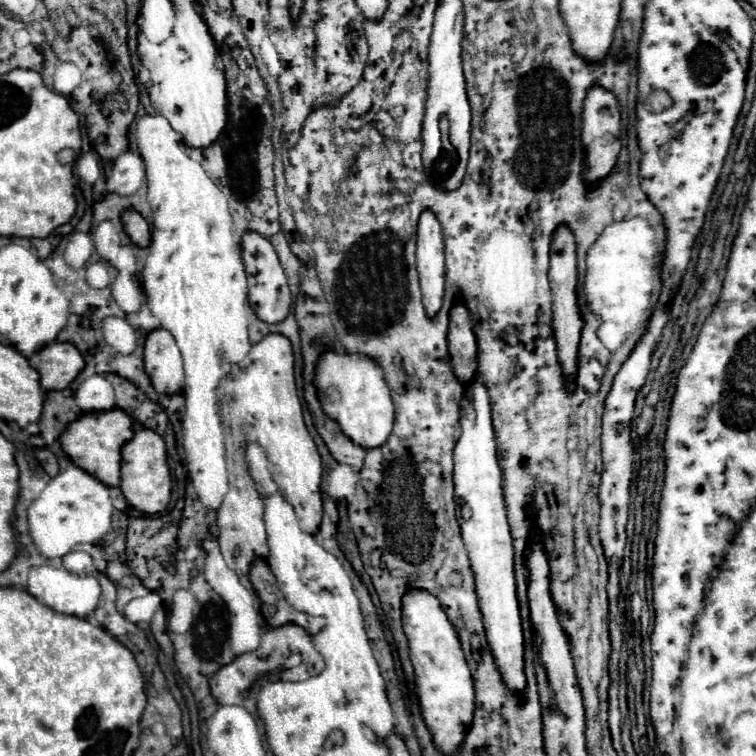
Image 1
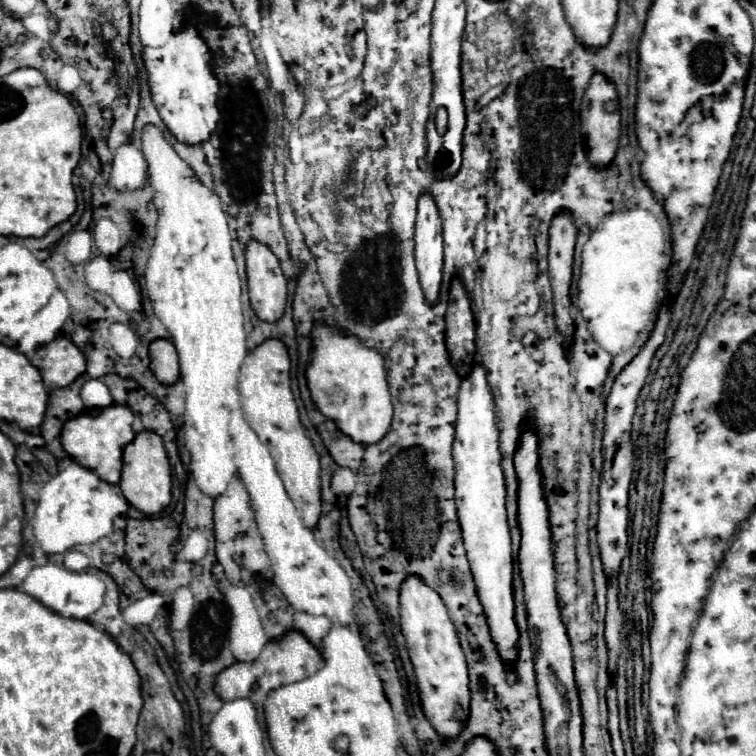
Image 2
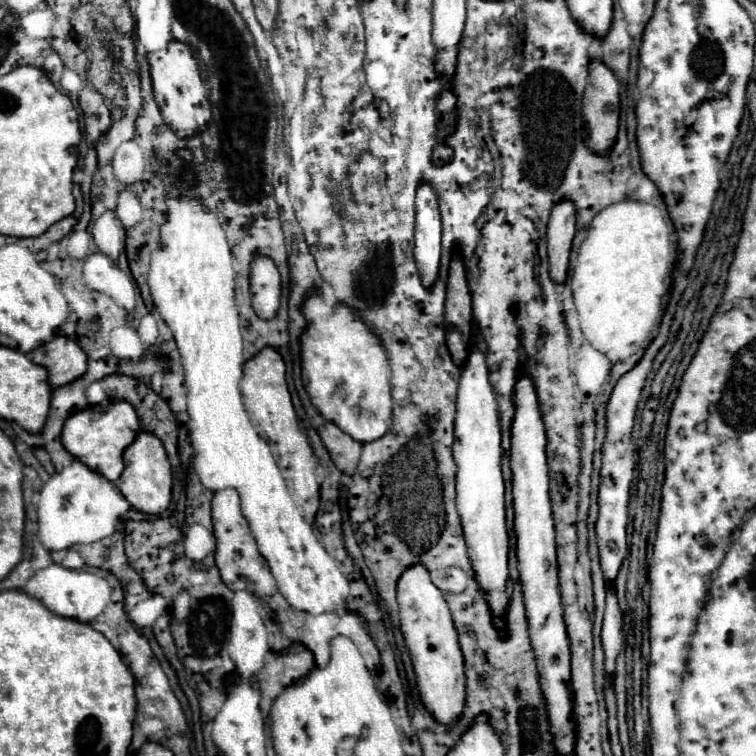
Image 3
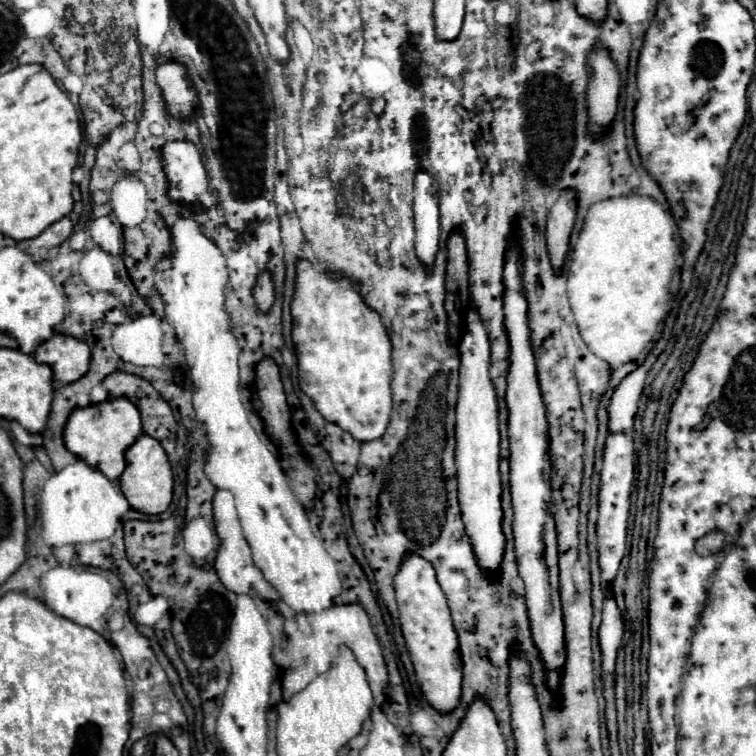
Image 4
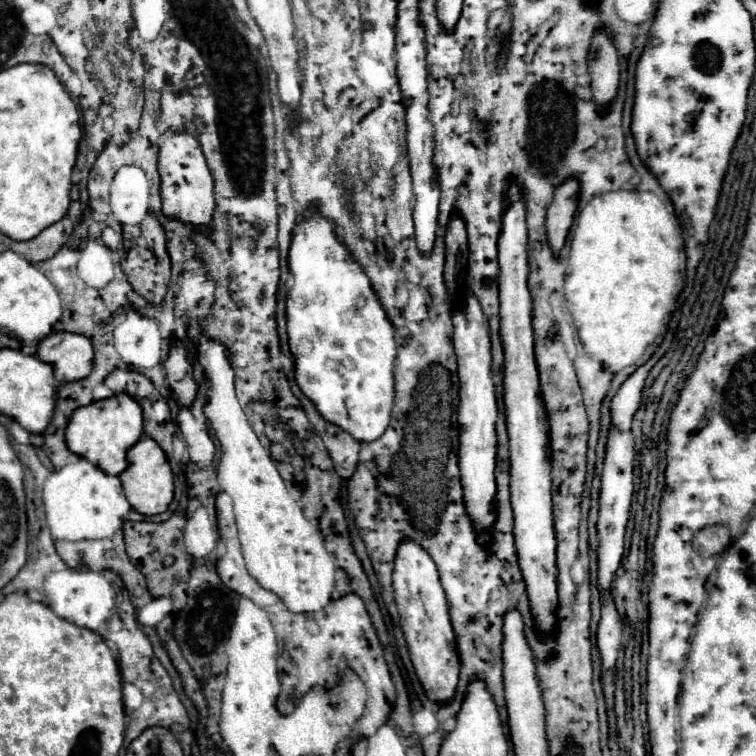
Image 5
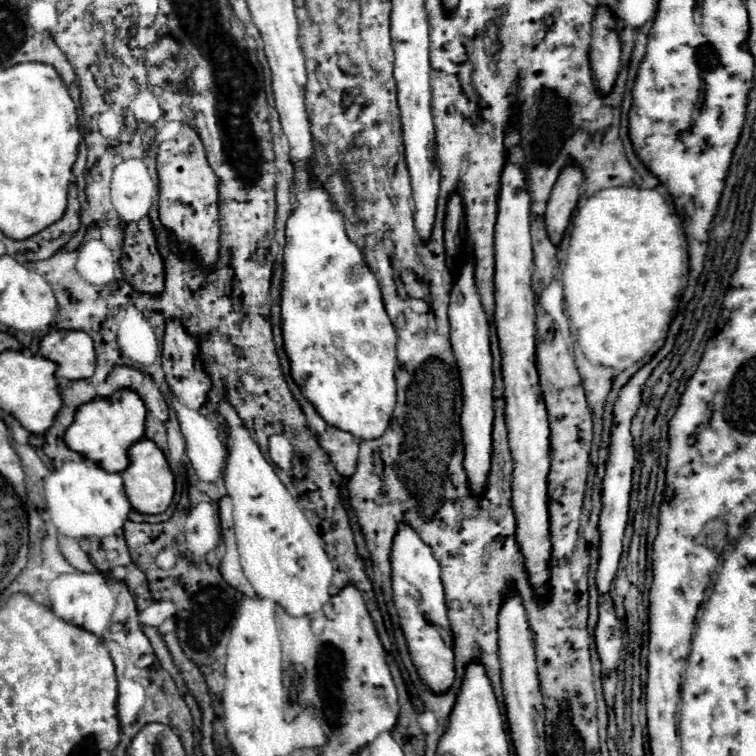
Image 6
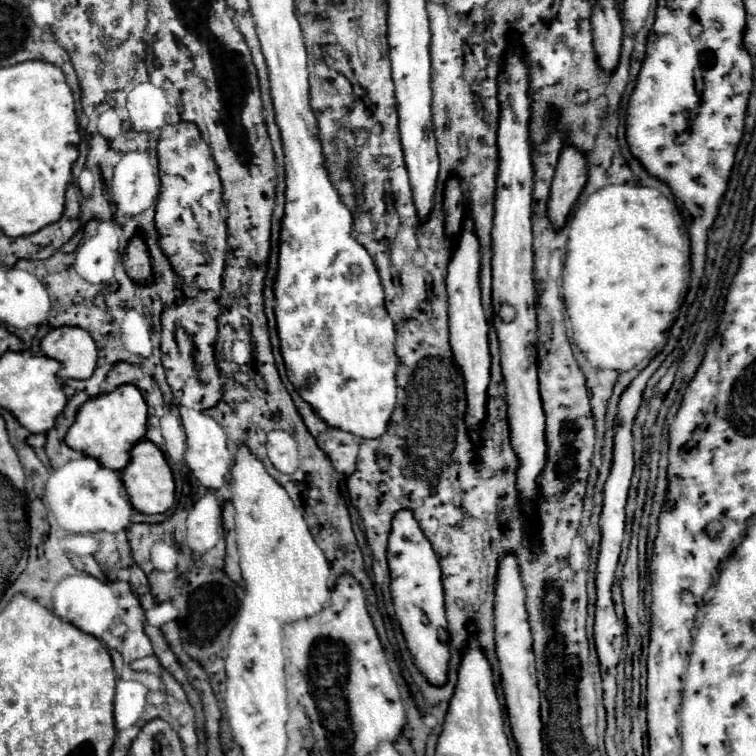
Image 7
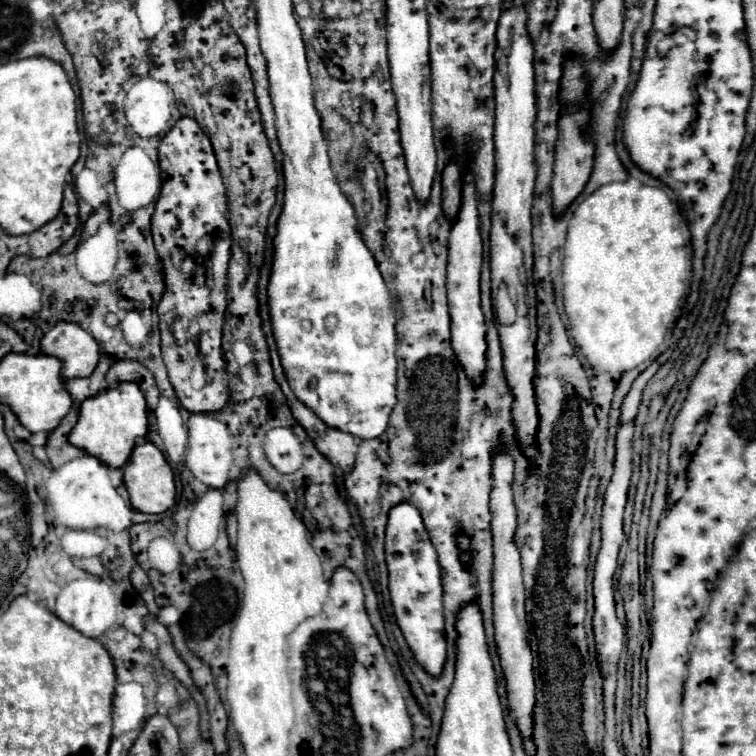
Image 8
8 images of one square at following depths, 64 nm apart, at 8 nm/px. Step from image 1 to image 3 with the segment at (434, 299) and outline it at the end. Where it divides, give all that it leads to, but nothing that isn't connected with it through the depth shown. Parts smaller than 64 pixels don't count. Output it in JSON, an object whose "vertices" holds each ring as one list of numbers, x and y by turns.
{"vertices":[[422,182,416,190,414,258,426,286,434,284,434,280,438,278,440,236,442,236,442,224,440,224,436,190,432,188,432,184]]}

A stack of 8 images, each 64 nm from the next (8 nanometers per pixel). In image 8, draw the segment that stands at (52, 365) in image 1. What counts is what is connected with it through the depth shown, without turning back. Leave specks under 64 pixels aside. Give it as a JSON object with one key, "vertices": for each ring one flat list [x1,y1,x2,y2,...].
{"vertices":[[74,322,54,324,40,340,42,352,62,362,62,378,90,376,100,360,96,340]]}

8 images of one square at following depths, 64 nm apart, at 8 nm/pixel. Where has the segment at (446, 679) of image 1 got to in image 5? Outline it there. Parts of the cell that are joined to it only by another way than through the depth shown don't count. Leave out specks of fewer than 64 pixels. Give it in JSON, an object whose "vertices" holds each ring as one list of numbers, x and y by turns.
{"vertices":[[402,540,396,550,394,560,394,596,400,612,400,626,410,650,410,660,414,664,416,676,420,678,430,700,448,702,458,684,460,660,456,652,456,636,448,616,448,602,444,596,444,588,438,580,438,570,434,560,416,544,414,540]]}

